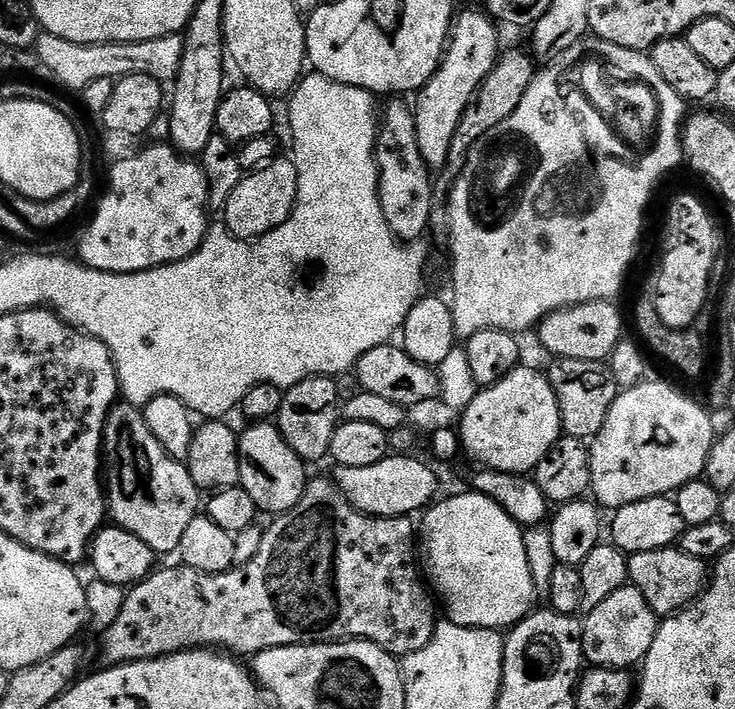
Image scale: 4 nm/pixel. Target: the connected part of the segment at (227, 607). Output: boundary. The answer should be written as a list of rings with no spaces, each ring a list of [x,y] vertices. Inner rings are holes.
[[[309,479],[304,488],[298,506],[294,506],[286,513],[277,515],[272,525],[264,528],[262,546],[250,562],[233,566],[229,572],[206,574],[187,566],[180,568],[164,568],[153,571],[151,576],[145,578],[140,584],[131,585],[127,589],[122,610],[114,626],[103,629],[100,648],[108,652],[109,665],[129,664],[135,660],[153,660],[170,654],[188,652],[192,648],[211,648],[213,650],[227,650],[240,658],[251,658],[262,650],[270,650],[278,646],[294,646],[295,644],[334,644],[337,640],[369,640],[382,650],[391,652],[397,658],[409,656],[412,652],[422,650],[434,638],[438,617],[436,617],[437,601],[433,593],[426,587],[422,579],[422,568],[418,563],[418,528],[411,519],[402,516],[367,516],[359,510],[342,494],[335,479],[316,480]]]

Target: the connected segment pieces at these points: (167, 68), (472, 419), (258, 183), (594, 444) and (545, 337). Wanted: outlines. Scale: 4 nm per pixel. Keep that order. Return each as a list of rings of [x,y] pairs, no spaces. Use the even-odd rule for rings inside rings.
[[[44,32],[36,39],[34,51],[41,56],[42,62],[54,70],[56,80],[64,83],[65,89],[82,90],[98,78],[120,80],[130,74],[146,74],[161,82],[175,81],[184,54],[183,35],[150,38],[146,42],[106,42],[105,44],[79,44],[67,38],[58,38]]]
[[[518,366],[506,378],[488,388],[480,388],[474,402],[462,409],[458,420],[458,435],[463,455],[477,460],[480,466],[493,472],[509,472],[515,476],[535,473],[536,467],[550,454],[550,450],[562,435],[560,427],[560,407],[554,394],[554,386],[543,371]]]
[[[277,158],[257,172],[247,173],[234,194],[230,194],[222,209],[222,224],[236,239],[249,242],[258,240],[292,216],[298,194],[298,170],[291,159],[284,159]]]
[[[645,379],[644,383],[633,388],[623,389],[617,395],[614,406],[610,406],[610,414],[606,414],[602,430],[591,441],[590,492],[601,509],[615,510],[634,502],[642,502],[642,498],[672,496],[679,488],[686,486],[686,482],[703,477],[704,463],[714,439],[712,420],[704,413],[705,405],[695,404],[678,389],[652,379]]]
[[[595,300],[551,312],[538,325],[541,346],[549,352],[549,357],[552,358],[607,361],[614,346],[618,346],[618,342],[625,335],[624,320],[620,317],[616,306],[611,300]]]

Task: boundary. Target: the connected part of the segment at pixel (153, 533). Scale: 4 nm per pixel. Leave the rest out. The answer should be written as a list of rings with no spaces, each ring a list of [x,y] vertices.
[[[127,402],[117,403],[108,415],[104,427],[103,455],[106,457],[106,512],[111,523],[115,527],[125,528],[130,534],[138,534],[138,538],[142,538],[142,542],[146,542],[146,546],[158,554],[175,553],[186,526],[202,508],[202,492],[197,488],[194,478],[190,478],[187,463],[175,460],[166,454],[166,450],[162,450],[162,442],[158,442],[158,438],[150,434],[150,426],[146,426],[143,411]]]

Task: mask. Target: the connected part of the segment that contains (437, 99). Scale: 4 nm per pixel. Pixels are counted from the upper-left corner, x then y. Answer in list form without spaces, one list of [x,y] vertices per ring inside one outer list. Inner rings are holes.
[[[479,11],[464,12],[461,16],[459,13],[455,17],[438,70],[430,78],[430,82],[426,82],[426,86],[414,96],[418,150],[422,150],[422,158],[433,170],[443,169],[448,163],[450,142],[454,142],[454,130],[458,130],[458,122],[462,122],[466,106],[470,106],[478,86],[482,86],[486,74],[494,70],[500,59],[502,45],[500,36],[496,33],[497,21],[487,11]]]

